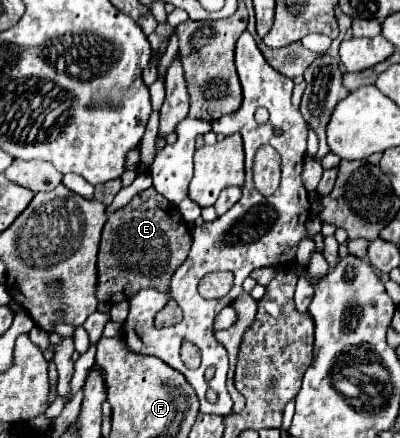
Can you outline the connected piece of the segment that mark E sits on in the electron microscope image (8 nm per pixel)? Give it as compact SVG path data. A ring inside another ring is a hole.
M153 187L135 195L125 207L111 213L103 227L97 261L97 299L111 305L131 299L143 287L165 291L171 275L185 261L189 247L191 235L175 205Z

